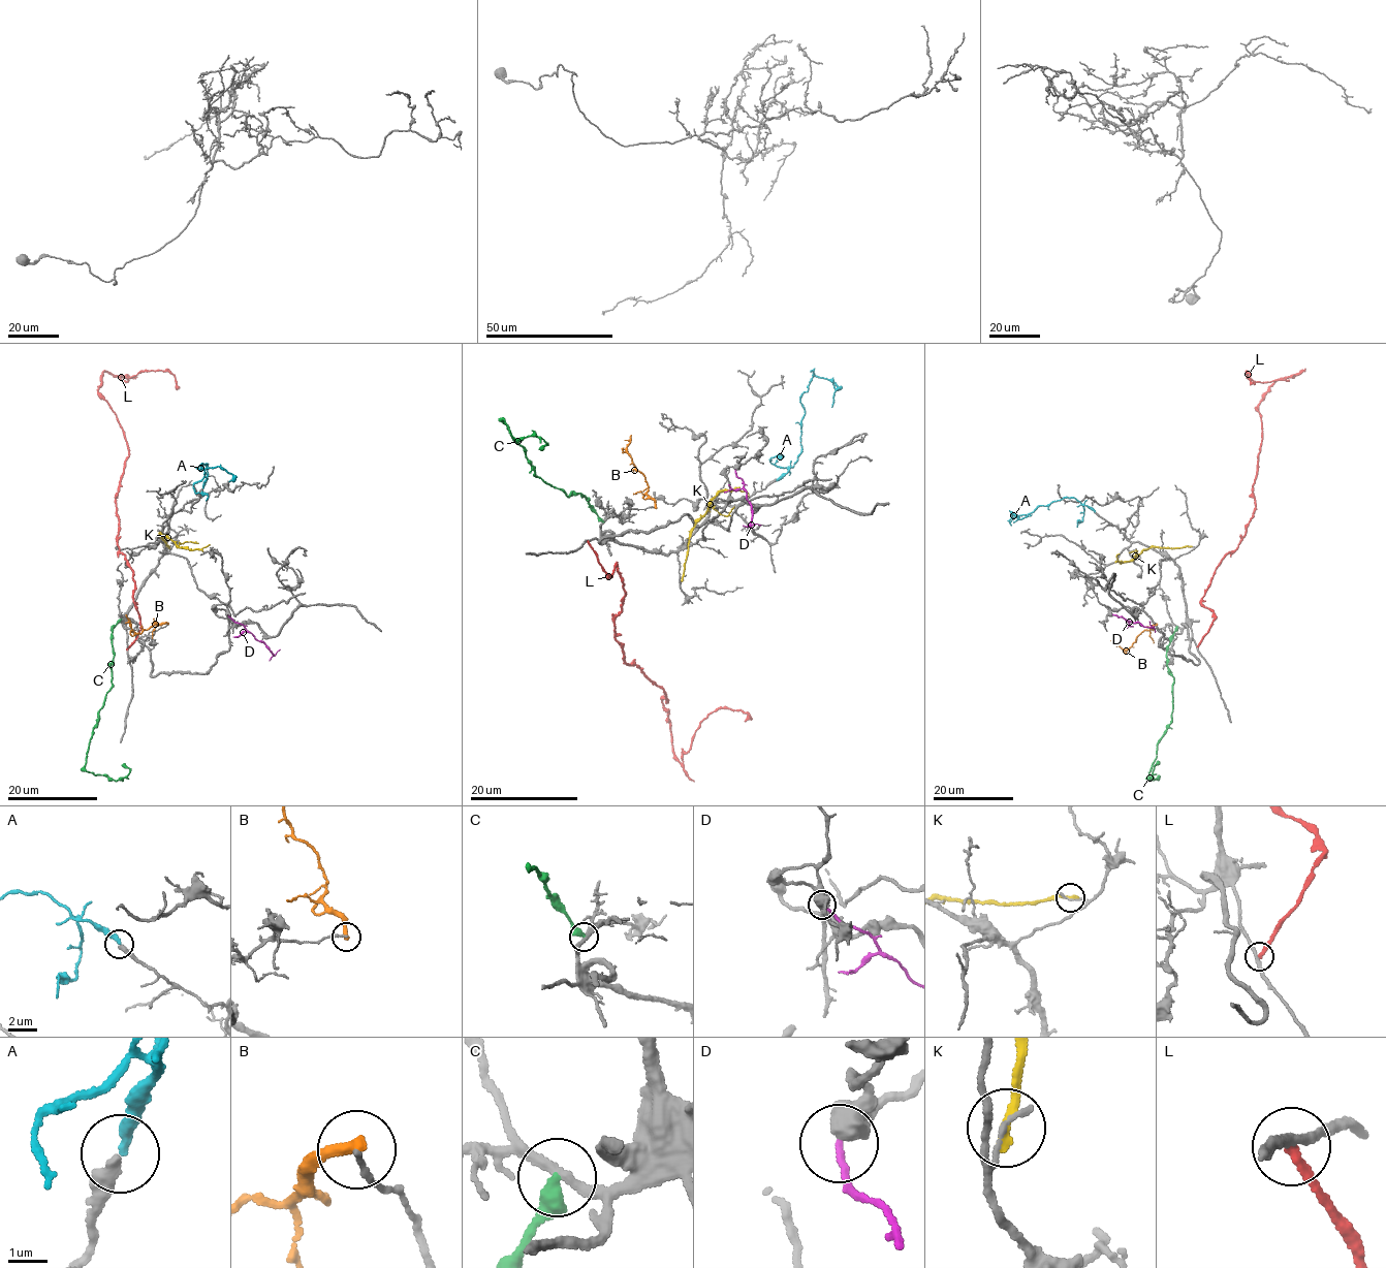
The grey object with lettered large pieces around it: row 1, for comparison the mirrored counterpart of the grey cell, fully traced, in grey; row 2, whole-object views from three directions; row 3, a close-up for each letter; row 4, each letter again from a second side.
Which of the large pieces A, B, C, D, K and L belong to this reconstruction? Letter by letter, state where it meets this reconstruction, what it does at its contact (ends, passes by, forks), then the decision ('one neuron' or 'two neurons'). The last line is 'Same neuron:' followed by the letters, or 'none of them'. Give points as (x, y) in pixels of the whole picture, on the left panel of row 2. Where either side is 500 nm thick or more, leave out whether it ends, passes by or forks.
A: (202, 488) | it ends | one neuron
B: (168, 624) | it ends | two neurons
C: (121, 619) | it ends | two neurons
D: (228, 615) | it ends | two neurons
K: (168, 547) | it ends | two neurons
L: (127, 650) | it ends | two neurons
Same neuron: A

